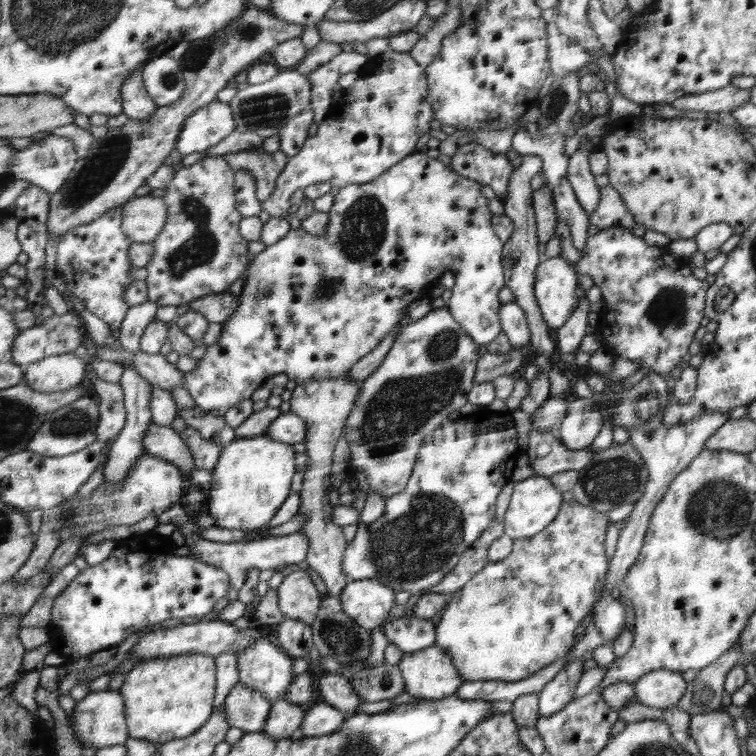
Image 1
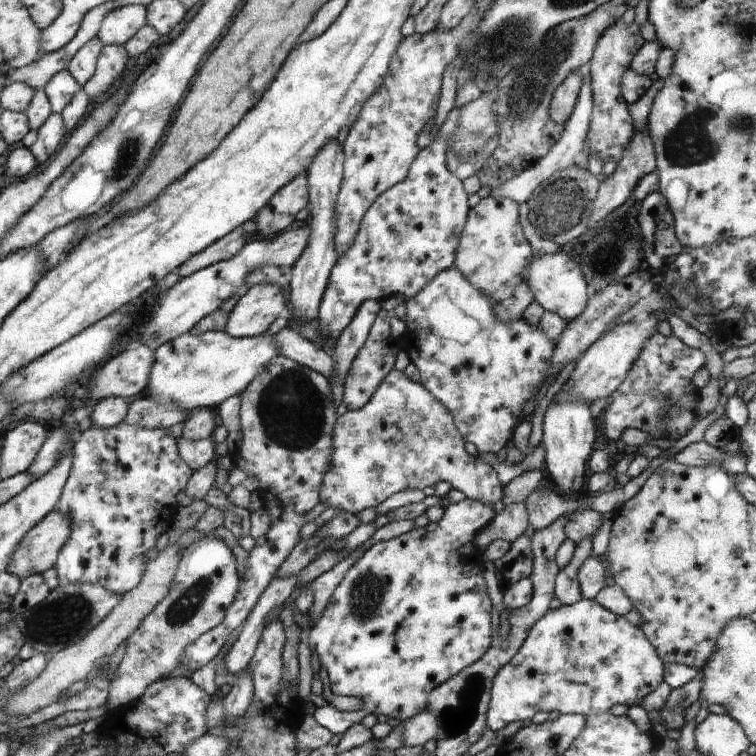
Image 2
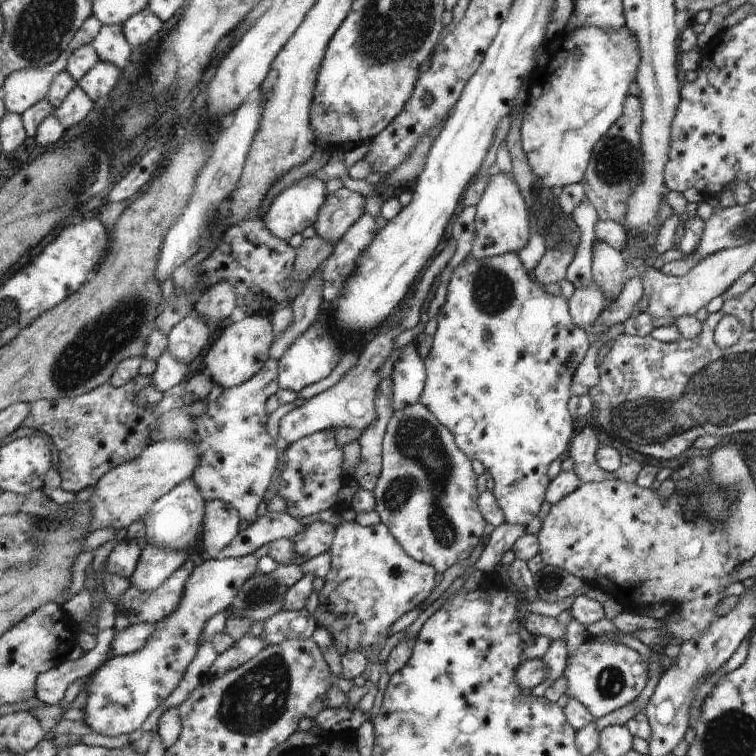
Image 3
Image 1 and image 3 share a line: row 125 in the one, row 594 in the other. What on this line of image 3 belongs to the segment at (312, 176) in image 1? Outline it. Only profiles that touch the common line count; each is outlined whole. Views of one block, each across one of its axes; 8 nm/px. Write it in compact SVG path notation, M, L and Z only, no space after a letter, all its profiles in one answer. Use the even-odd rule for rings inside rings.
M355 520L342 522L338 525L333 549L329 550L329 554L332 559L331 568L324 578L322 590L318 592L318 607L315 610L312 628L325 628L340 656L361 648L371 648L375 654L380 654L380 644L386 640L393 640L388 634L394 623L406 612L424 603L434 590L436 568L414 559L382 522L367 527L361 526Z

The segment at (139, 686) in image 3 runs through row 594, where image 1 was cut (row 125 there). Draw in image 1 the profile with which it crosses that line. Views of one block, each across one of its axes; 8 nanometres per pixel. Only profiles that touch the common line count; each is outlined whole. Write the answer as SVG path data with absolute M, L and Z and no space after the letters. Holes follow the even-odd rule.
M215 101L189 116L177 140L176 150L182 157L192 152L205 152L224 140L234 127L233 109L228 103Z

